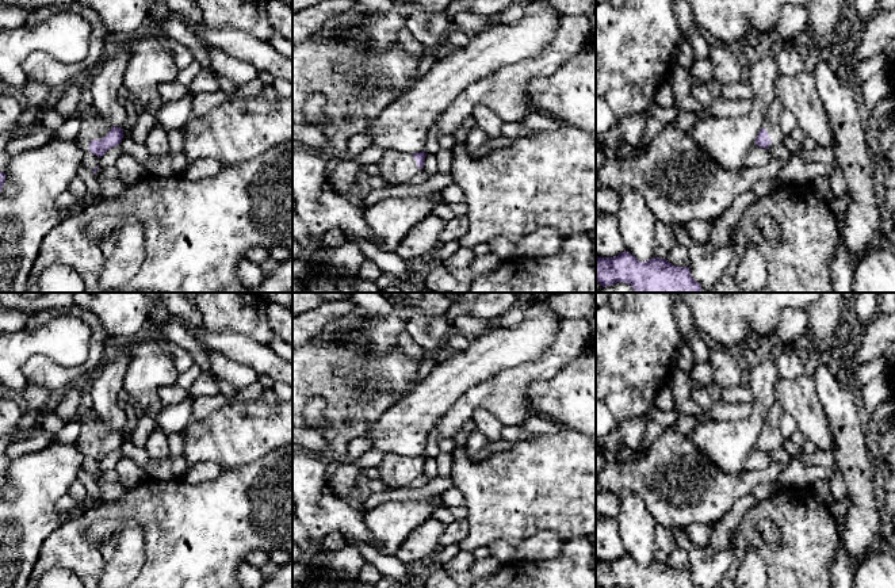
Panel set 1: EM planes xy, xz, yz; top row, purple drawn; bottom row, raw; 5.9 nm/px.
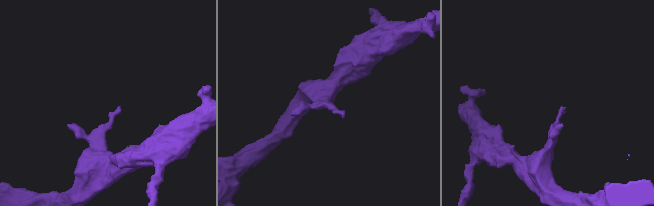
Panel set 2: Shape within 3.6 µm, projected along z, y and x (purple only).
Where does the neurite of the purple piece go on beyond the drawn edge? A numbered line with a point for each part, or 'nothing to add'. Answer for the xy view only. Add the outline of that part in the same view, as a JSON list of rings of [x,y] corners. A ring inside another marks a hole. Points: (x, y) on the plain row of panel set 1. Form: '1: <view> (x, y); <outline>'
1: xy (94, 430); [[[88,402],[83,408],[80,419],[81,432],[76,443],[83,457],[83,469],[93,474],[99,469],[100,462],[89,455],[89,446],[92,443],[103,443],[111,432],[102,416]]]

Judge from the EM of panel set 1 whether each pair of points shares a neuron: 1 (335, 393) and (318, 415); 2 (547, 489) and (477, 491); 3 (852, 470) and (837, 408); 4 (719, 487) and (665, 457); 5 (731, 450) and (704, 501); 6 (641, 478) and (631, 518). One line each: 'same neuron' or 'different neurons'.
1: different neurons
2: same neuron
3: same neuron
4: same neuron
5: different neurons
6: different neurons

